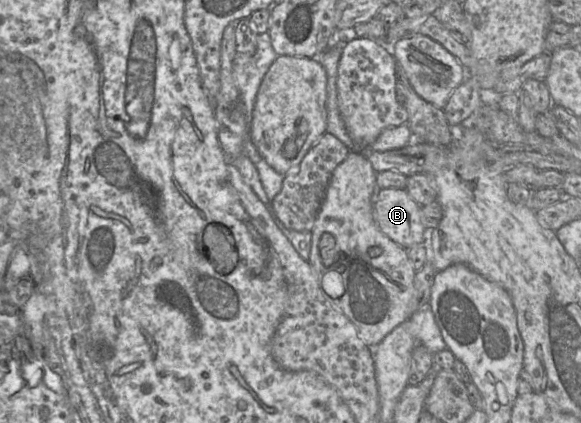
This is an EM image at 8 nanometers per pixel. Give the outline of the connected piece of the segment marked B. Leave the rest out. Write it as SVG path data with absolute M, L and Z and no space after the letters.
M382 188L375 193L373 216L380 231L405 249L425 242L421 206L405 189Z

